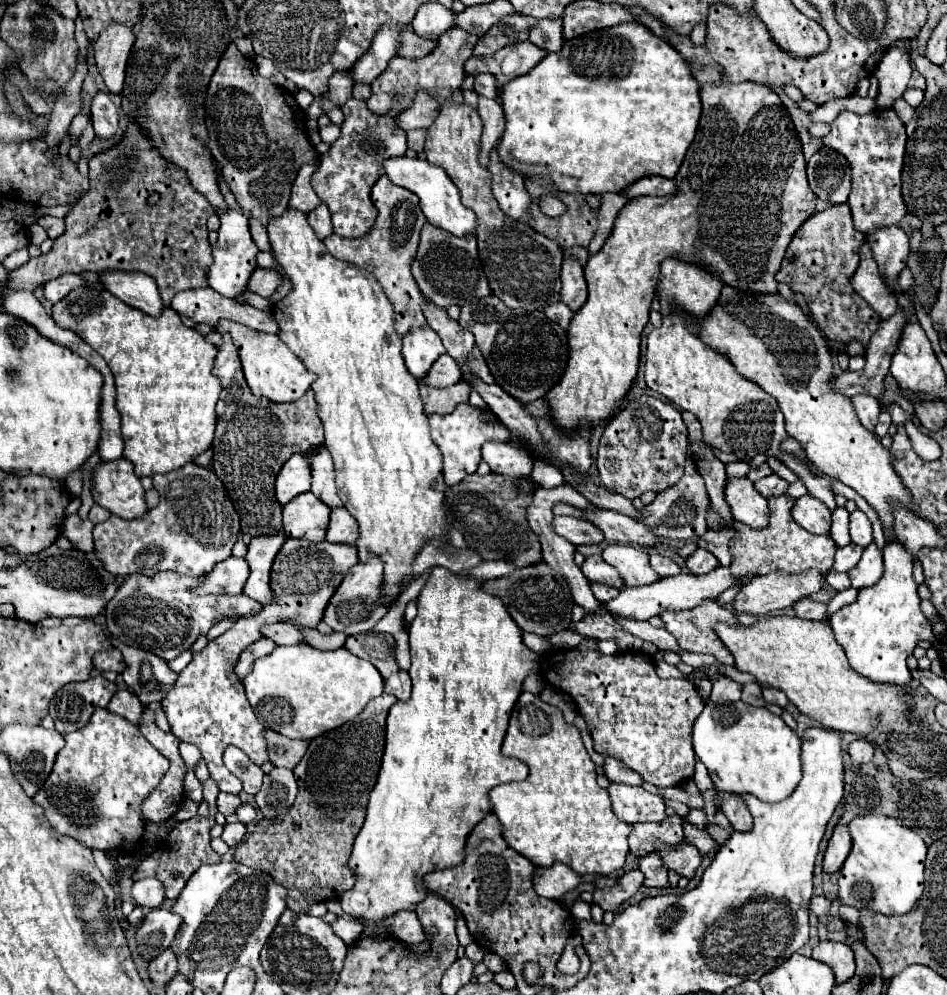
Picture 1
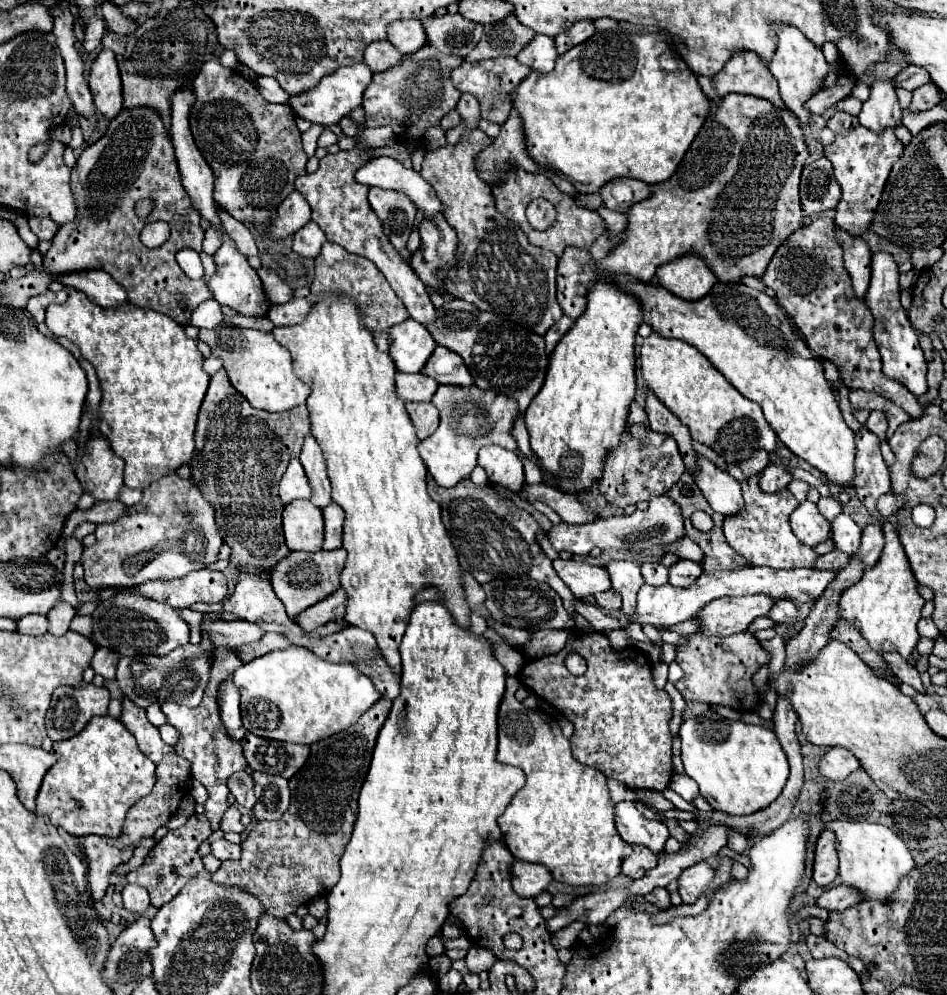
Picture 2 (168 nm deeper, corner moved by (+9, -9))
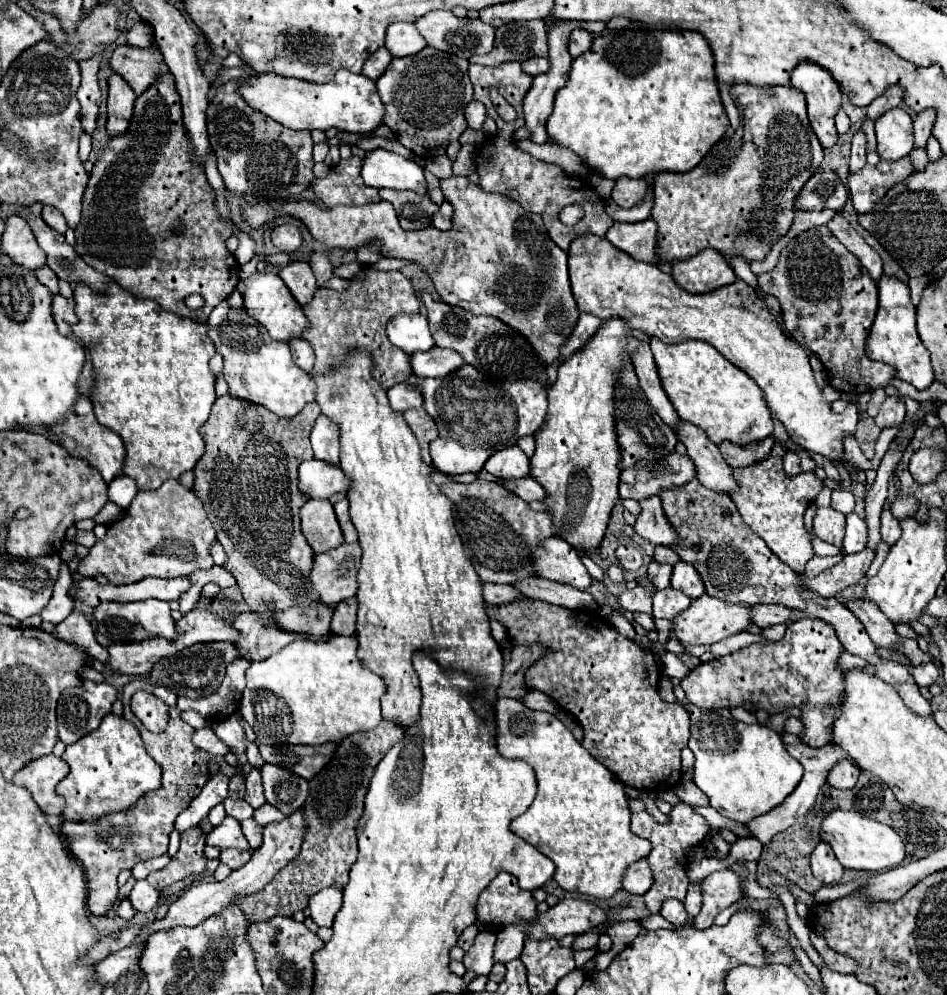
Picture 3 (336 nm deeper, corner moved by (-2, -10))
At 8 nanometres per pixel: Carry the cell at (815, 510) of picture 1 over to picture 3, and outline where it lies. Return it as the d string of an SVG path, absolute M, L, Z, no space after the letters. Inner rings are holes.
M818 508L814 518L814 532L824 542L830 542L840 548L844 540L844 520L846 516L836 512L834 508Z

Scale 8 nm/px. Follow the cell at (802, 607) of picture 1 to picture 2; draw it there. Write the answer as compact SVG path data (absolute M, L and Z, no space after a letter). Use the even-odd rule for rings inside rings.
M781 599L773 605L773 609L769 611L769 617L775 621L775 623L787 623L787 625L793 625L797 621L797 615L799 615L799 609L793 601L789 599Z

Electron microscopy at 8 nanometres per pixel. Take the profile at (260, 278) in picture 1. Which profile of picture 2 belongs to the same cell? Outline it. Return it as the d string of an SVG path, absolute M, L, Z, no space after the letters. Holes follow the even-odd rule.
M261 267L257 271L257 275L259 275L261 283L263 283L263 293L265 293L265 297L267 297L267 301L271 305L285 303L285 301L289 301L293 297L293 291L289 289L289 285L283 283L275 271L271 273L271 271L267 271L267 269Z

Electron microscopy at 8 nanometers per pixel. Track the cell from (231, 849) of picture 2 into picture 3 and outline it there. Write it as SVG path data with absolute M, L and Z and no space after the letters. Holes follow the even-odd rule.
M228 848L228 850L222 850L222 854L220 854L220 862L226 864L226 866L230 866L232 870L242 868L248 860L250 860L250 852L248 852L248 850Z

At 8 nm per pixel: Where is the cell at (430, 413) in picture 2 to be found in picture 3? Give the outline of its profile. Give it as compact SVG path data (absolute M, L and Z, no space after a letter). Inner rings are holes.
M420 408L420 410L408 410L404 412L404 418L410 426L410 430L414 432L420 448L422 448L422 460L426 464L432 464L432 458L430 458L430 452L428 452L428 444L438 436L438 428L436 428L436 422Z

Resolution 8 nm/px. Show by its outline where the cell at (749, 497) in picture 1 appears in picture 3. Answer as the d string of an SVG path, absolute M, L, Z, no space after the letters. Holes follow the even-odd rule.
M680 420L678 428L676 428L676 436L686 446L688 456L696 464L698 480L706 488L724 492L724 494L736 492L738 484L732 478L732 468L724 462L718 446L712 444L698 426L692 426L692 424Z

